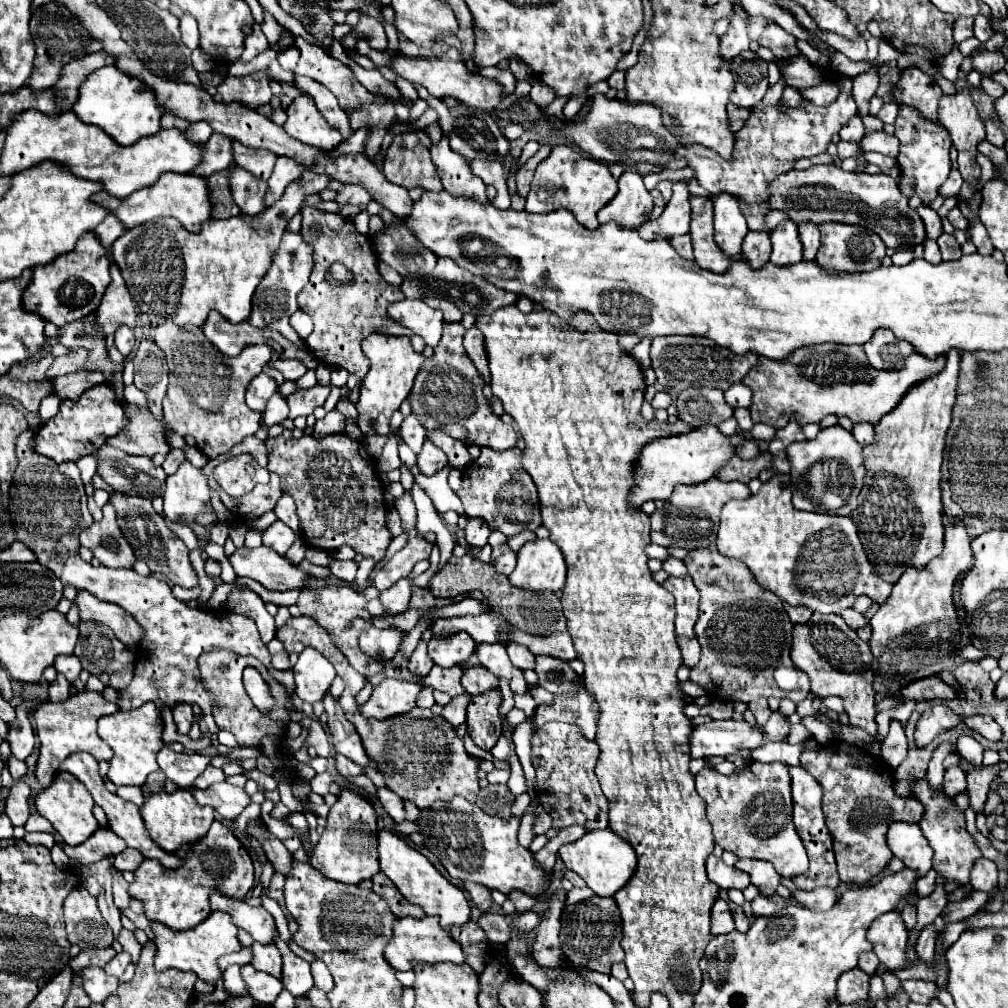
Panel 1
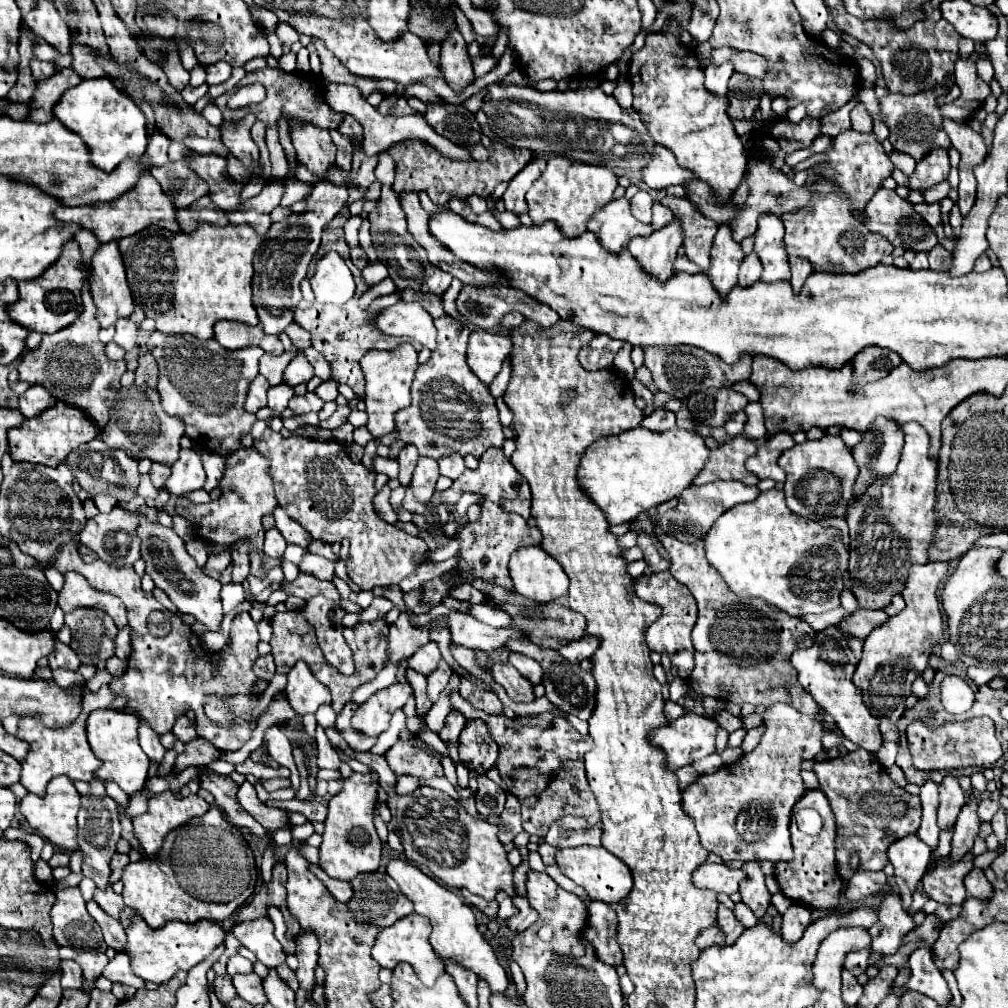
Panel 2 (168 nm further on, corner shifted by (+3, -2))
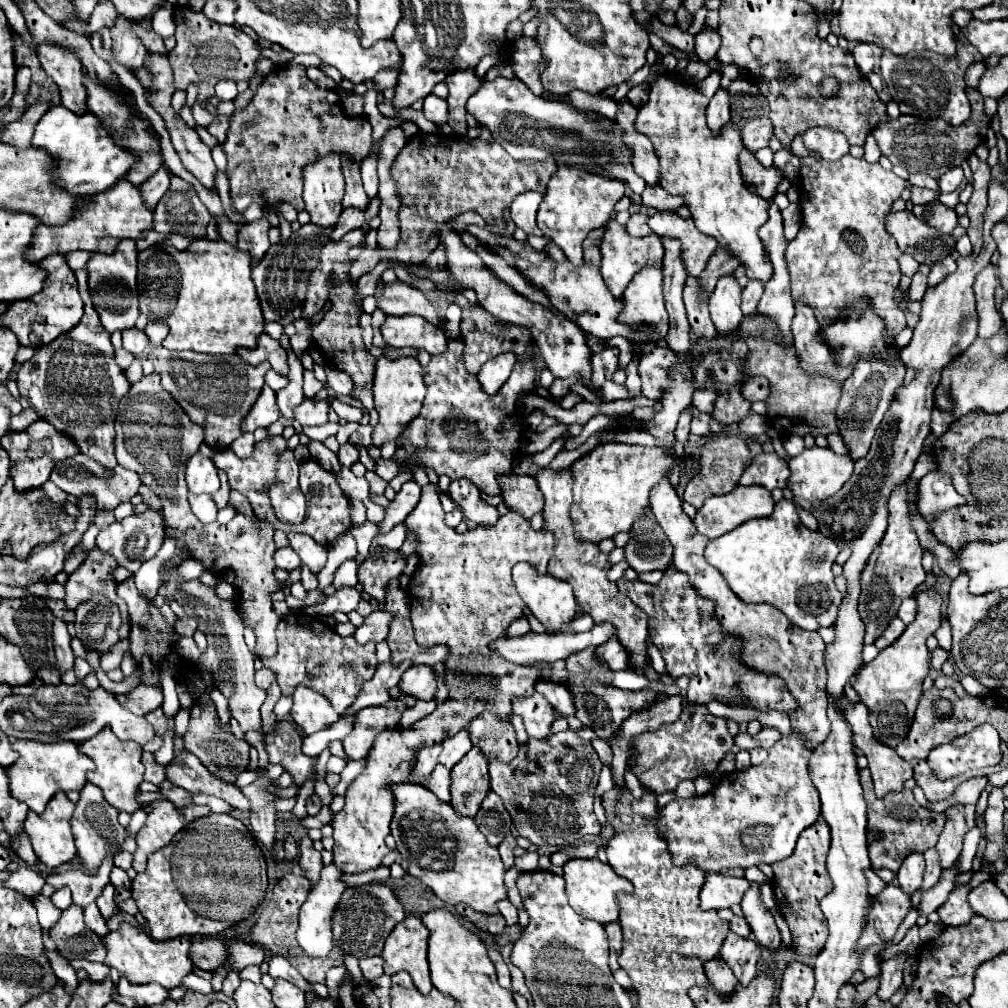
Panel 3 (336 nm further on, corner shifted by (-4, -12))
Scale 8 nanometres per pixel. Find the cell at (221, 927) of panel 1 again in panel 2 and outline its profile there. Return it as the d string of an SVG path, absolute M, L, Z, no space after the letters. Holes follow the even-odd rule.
M134 916L132 926L126 930L128 944L126 952L132 958L132 972L140 976L142 980L150 980L156 984L164 984L170 978L174 978L180 970L188 972L198 962L202 962L214 948L224 944L224 928L218 922L212 920L200 920L196 924L184 924L184 922L168 922L162 928L150 928L144 918Z

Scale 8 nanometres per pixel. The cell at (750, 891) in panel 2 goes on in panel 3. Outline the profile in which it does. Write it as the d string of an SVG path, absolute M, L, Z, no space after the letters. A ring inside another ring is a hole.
M755 882L751 884L751 888L747 890L741 902L741 908L751 932L755 934L755 940L761 946L777 950L781 946L781 934L779 934L779 928L775 926L773 914L759 902L759 884Z

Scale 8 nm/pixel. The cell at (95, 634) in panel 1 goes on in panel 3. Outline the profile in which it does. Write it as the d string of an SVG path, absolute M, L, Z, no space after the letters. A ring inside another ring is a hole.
M93 596L91 600L81 602L75 612L77 638L89 650L99 650L103 654L119 642L121 614L117 604L107 600L107 596Z

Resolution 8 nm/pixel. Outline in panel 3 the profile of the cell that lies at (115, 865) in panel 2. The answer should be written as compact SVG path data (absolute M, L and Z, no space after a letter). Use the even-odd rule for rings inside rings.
M113 868L113 872L111 872L111 884L115 886L115 900L117 900L117 904L123 902L123 900L127 900L131 896L131 880L129 880L129 876L127 876L125 870Z

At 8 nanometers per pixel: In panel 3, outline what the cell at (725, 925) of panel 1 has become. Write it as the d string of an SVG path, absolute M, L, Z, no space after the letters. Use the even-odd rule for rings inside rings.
M713 958L705 962L705 974L711 980L711 986L719 990L719 996L731 996L731 992L735 992L737 978L721 958Z

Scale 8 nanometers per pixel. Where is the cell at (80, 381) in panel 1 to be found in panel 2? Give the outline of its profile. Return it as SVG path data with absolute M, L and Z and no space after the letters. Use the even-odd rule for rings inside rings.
M42 384L30 386L22 396L20 396L20 406L18 410L26 416L32 418L36 414L40 414L40 410L48 408L54 404L54 396L48 392L48 388L44 388Z

